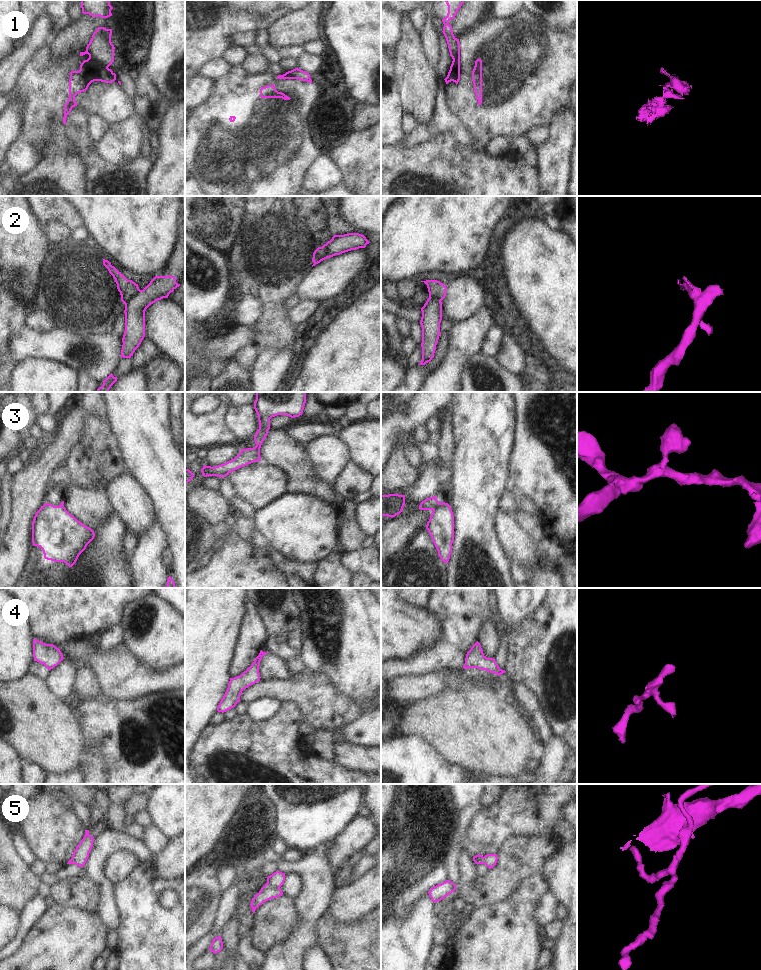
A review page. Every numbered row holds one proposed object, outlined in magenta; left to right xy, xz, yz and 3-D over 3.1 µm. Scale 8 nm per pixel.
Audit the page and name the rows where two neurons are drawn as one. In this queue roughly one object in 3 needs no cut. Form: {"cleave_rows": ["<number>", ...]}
{"cleave_rows": ["1", "2", "3", "5"]}

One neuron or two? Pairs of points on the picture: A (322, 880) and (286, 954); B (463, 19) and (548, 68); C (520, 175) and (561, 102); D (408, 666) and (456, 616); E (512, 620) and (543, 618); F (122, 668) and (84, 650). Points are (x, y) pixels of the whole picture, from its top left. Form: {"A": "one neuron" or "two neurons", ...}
{"A": "one neuron", "B": "two neurons", "C": "two neurons", "D": "one neuron", "E": "two neurons", "F": "one neuron"}

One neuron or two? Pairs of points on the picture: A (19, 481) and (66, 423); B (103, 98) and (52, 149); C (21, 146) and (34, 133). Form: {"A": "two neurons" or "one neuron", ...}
{"A": "one neuron", "B": "one neuron", "C": "two neurons"}

